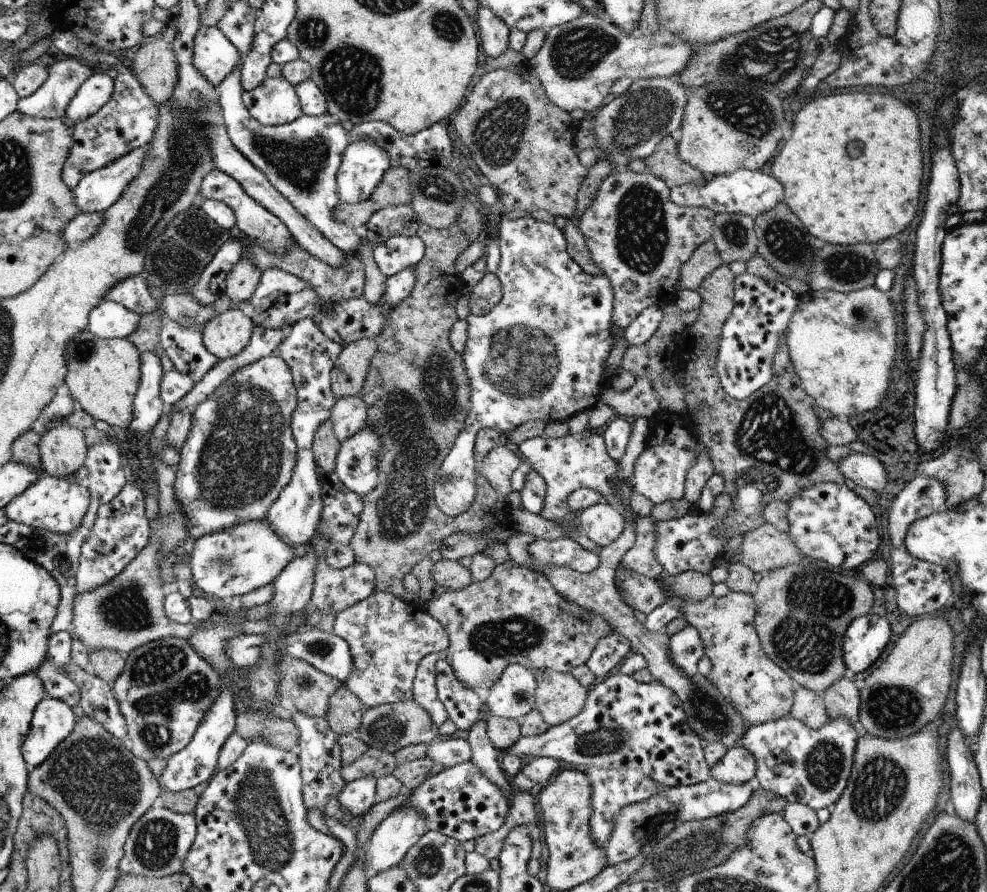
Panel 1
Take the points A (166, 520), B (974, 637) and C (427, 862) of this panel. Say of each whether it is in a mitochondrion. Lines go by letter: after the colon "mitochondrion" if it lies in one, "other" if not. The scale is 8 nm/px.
A: mitochondrion
B: other
C: mitochondrion

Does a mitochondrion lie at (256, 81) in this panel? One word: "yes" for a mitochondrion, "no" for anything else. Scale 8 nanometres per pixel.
no

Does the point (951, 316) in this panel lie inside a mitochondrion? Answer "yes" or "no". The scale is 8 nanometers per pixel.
no

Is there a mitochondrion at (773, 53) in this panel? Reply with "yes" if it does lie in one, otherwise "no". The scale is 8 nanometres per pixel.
yes

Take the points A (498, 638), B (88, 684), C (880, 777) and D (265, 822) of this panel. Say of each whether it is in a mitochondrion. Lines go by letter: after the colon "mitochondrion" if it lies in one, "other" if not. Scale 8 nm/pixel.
A: mitochondrion
B: other
C: mitochondrion
D: mitochondrion

